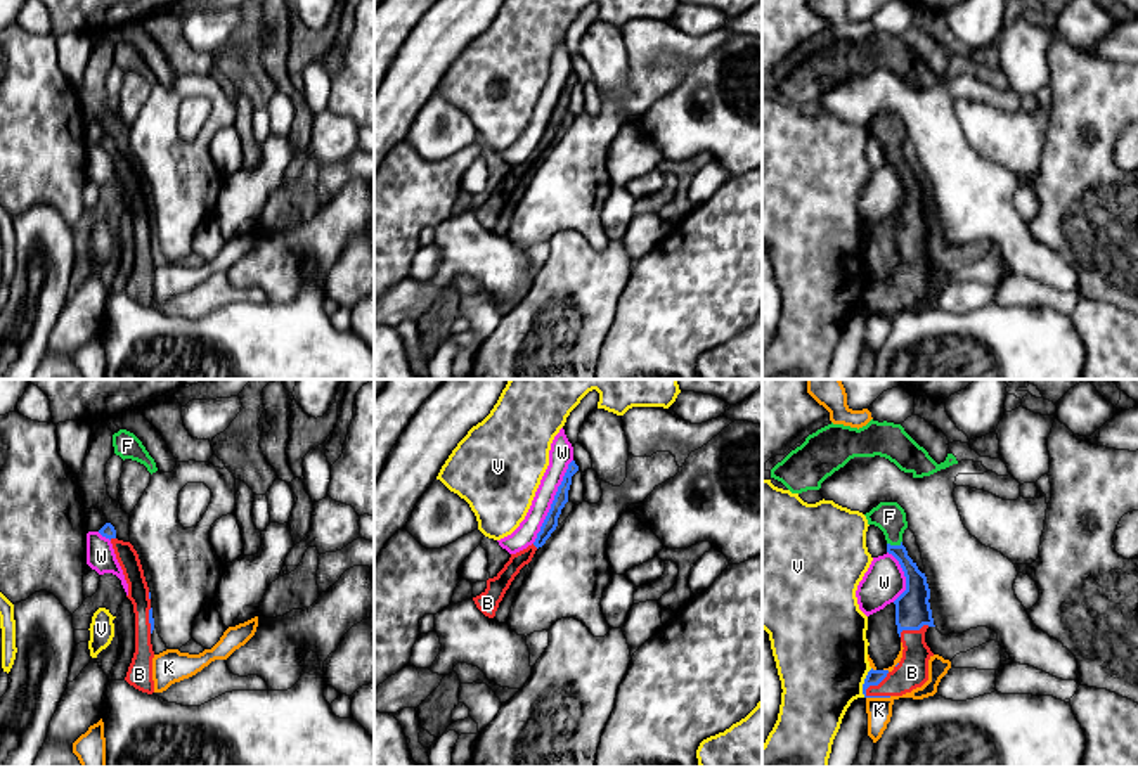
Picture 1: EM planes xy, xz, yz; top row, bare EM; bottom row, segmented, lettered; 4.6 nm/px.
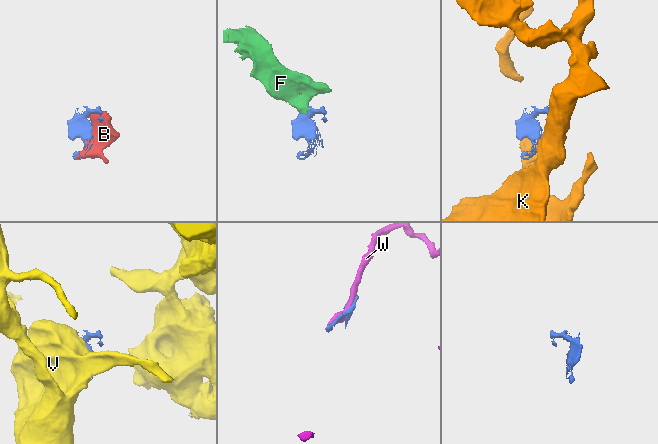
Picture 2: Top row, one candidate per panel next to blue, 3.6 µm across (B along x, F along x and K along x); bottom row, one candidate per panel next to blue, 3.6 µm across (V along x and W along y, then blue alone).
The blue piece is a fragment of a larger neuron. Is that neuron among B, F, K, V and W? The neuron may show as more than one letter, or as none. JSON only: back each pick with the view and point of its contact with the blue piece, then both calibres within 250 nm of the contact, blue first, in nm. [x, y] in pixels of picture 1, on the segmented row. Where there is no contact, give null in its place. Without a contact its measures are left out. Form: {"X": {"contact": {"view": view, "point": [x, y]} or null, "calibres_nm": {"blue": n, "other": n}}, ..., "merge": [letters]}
{"B": {"contact": {"view": "yz", "point": [875, 684]}, "calibres_nm": {"blue": 70, "other": 150}}, "F": {"contact": {"view": "yz", "point": [894, 546]}, "calibres_nm": {"blue": 120, "other": 140}}, "merge": ["B", "F"]}

